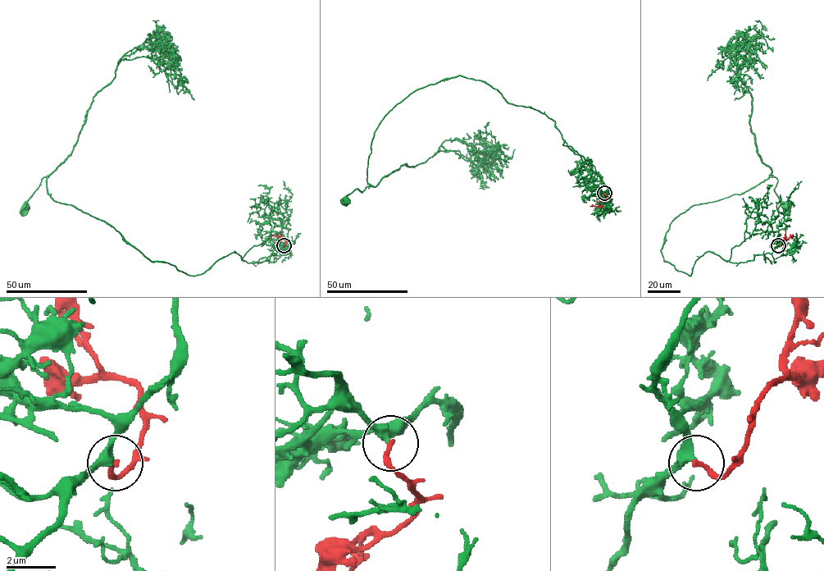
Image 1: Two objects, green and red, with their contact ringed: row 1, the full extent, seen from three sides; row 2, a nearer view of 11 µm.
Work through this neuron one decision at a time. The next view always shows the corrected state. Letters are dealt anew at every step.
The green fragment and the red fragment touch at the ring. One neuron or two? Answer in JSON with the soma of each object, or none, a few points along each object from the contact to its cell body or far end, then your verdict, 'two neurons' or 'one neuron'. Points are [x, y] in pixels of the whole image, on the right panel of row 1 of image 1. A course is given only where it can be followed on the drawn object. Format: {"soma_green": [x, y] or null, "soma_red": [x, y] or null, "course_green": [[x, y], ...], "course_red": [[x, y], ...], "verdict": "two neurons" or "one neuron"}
{"soma_green": [786, 206], "soma_red": null, "course_green": [[778, 245], [739, 263], [707, 251], [690, 276], [661, 251], [678, 216], [744, 193], [771, 175], [786, 206]], "course_red": [[778, 245], [790, 235], [791, 239]], "verdict": "one neuron"}

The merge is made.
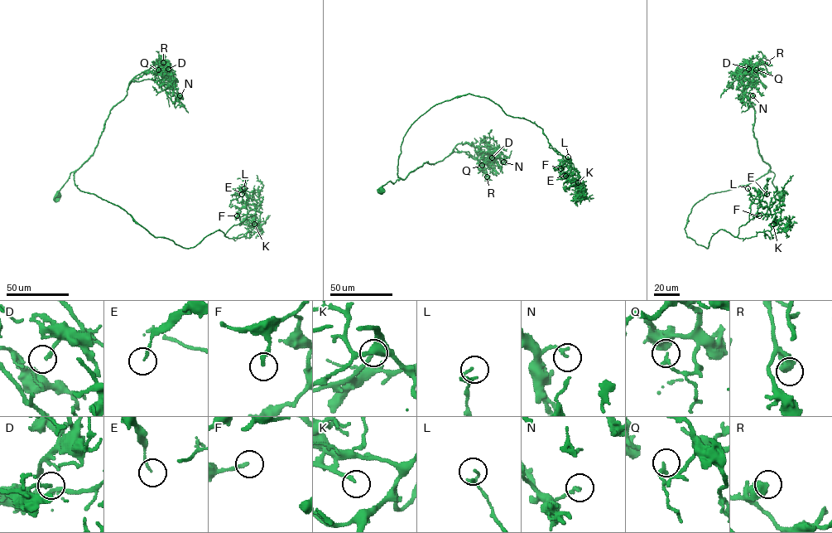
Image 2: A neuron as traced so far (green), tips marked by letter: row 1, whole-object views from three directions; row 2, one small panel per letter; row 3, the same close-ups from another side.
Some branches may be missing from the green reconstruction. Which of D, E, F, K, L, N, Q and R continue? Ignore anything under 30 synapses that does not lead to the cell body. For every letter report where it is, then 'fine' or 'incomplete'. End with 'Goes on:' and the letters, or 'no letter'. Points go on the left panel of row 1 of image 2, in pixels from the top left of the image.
D: at (168, 69); fine
E: at (242, 194); fine
F: at (237, 215); fine
K: at (254, 224); fine
L: at (244, 188); fine
N: at (180, 95); fine
Q: at (158, 70); fine
R: at (163, 62); fine
Goes on: no letter

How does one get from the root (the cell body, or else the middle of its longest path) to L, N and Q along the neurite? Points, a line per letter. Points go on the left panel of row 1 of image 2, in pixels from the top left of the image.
L: (57, 194), (76, 170), (80, 191), (189, 248), (244, 220), (244, 188)
N: (57, 194), (69, 173), (93, 154), (110, 110), (124, 98), (132, 81), (151, 79), (162, 89), (180, 95)
Q: (57, 194), (69, 173), (93, 154), (110, 110), (124, 98), (129, 83), (151, 68), (160, 66), (158, 70)

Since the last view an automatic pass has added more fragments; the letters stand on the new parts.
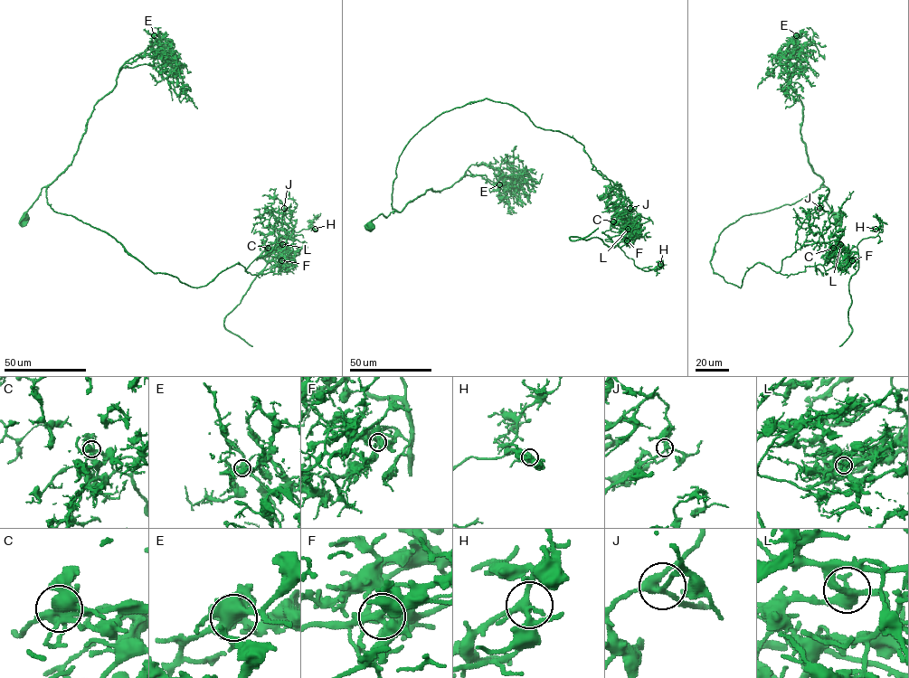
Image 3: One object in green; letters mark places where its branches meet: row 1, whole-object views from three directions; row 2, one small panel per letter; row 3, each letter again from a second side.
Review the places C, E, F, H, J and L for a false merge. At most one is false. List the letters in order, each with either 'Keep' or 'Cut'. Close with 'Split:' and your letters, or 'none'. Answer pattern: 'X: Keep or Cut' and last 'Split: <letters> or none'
C: Keep
E: Keep
F: Cut
H: Keep
J: Keep
L: Keep
Split: F

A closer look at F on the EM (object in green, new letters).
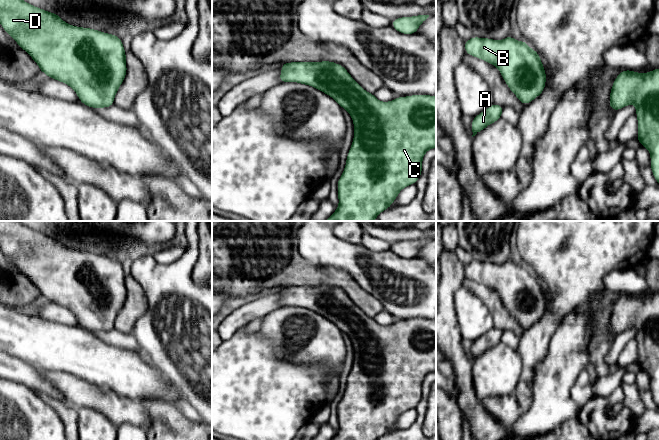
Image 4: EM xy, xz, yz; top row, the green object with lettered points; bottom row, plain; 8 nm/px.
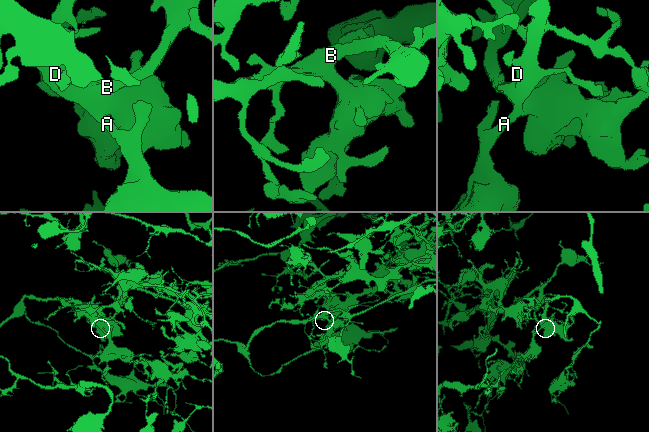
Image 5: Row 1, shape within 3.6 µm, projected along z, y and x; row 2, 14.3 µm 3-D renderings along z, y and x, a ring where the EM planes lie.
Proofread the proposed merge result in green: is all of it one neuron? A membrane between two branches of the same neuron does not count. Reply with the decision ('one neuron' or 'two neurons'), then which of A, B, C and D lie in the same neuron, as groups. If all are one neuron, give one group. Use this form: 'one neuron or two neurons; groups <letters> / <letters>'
two neurons; groups A C D / B

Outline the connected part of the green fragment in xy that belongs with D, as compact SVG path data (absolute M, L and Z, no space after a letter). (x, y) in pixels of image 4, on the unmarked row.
M0 221L0 248L24 275L37 287L40 295L49 302L69 309L81 327L90 332L107 332L114 329L117 310L117 268L120 260L91 252L77 251L64 246L59 239L47 236L23 225L19 221Z

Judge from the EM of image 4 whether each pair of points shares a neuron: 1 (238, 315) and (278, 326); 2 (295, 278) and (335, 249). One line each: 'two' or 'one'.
1: two
2: two

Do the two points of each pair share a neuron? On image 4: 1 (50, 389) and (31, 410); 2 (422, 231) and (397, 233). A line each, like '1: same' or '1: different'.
1: different
2: same

